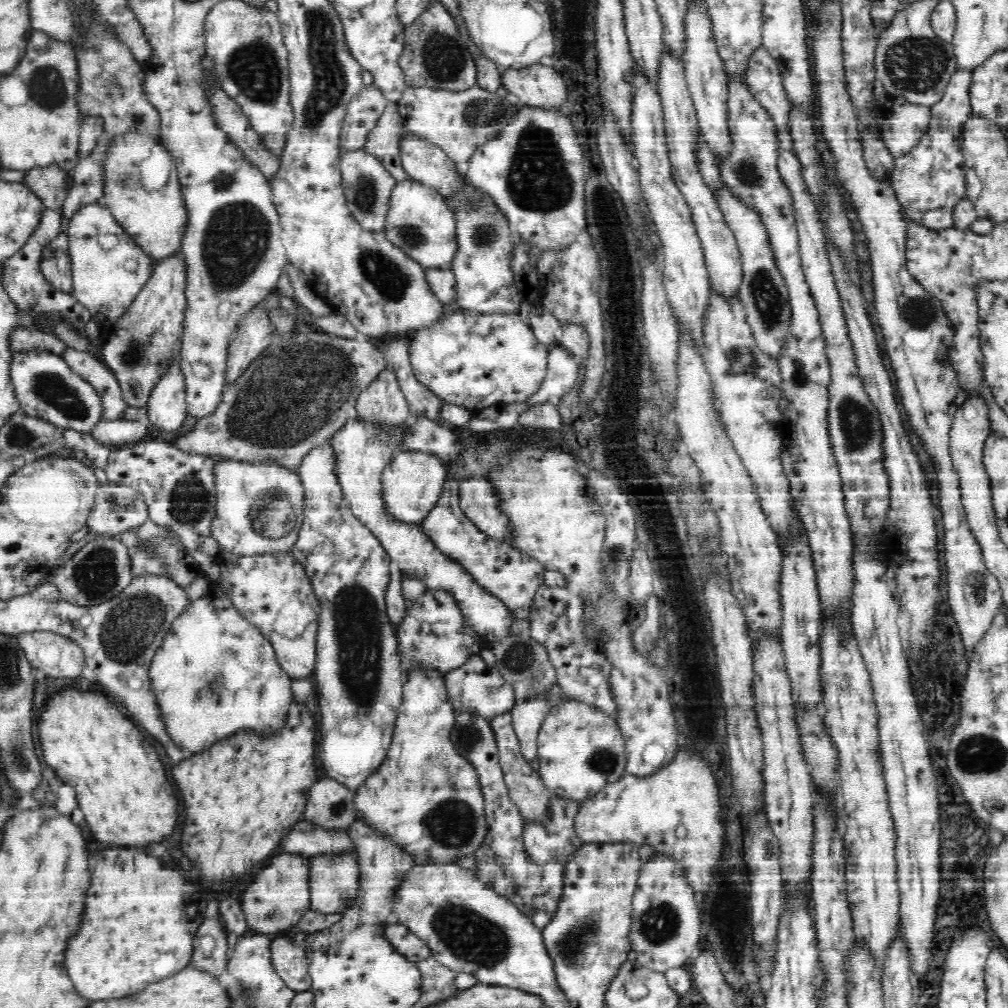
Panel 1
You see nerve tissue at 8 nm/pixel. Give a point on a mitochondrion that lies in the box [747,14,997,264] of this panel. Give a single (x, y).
(915, 64)

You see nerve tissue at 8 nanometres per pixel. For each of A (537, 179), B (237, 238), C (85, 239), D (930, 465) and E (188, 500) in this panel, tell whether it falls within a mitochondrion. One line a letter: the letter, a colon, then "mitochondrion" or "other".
A: mitochondrion
B: mitochondrion
C: other
D: other
E: mitochondrion

